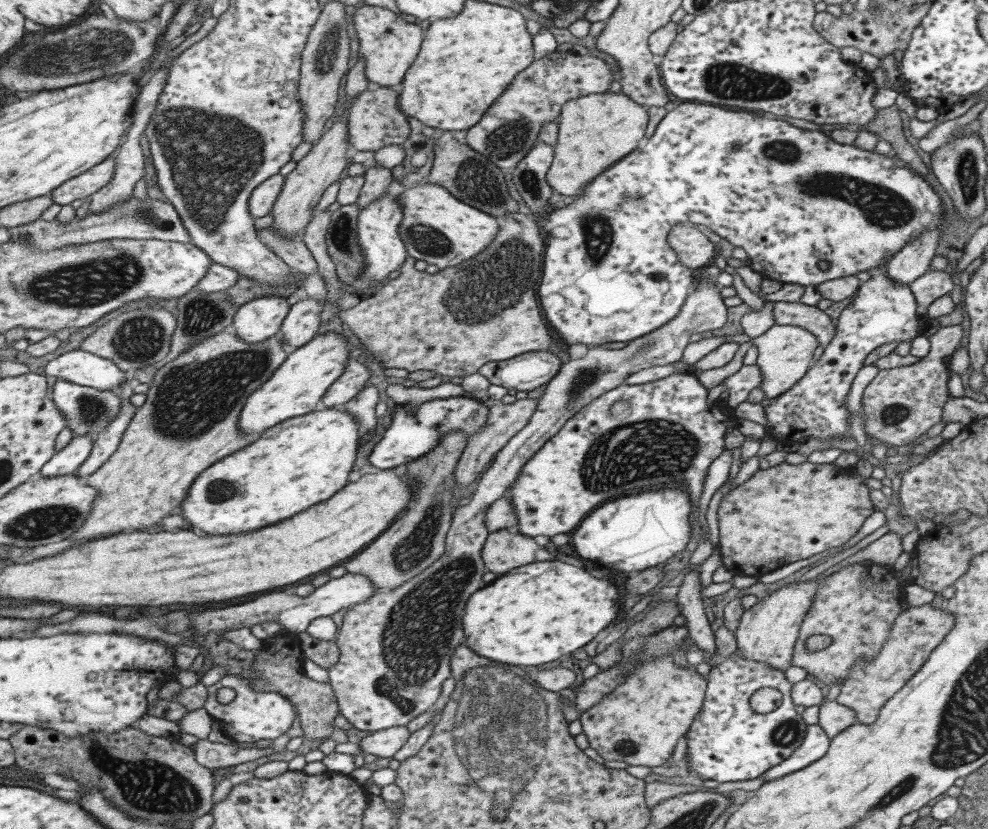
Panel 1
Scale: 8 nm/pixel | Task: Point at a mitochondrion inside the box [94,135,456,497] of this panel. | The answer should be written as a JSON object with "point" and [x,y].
{"point":[192,398]}

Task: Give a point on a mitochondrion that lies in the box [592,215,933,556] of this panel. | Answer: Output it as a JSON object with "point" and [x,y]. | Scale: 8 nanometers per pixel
{"point":[894,414]}

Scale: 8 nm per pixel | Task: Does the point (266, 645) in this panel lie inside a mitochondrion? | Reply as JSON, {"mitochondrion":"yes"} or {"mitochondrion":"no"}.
{"mitochondrion":"no"}

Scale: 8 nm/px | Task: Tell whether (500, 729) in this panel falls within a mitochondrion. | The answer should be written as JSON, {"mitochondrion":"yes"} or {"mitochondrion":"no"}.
{"mitochondrion":"yes"}

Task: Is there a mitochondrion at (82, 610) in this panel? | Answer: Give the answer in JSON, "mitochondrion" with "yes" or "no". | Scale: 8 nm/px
{"mitochondrion":"no"}

